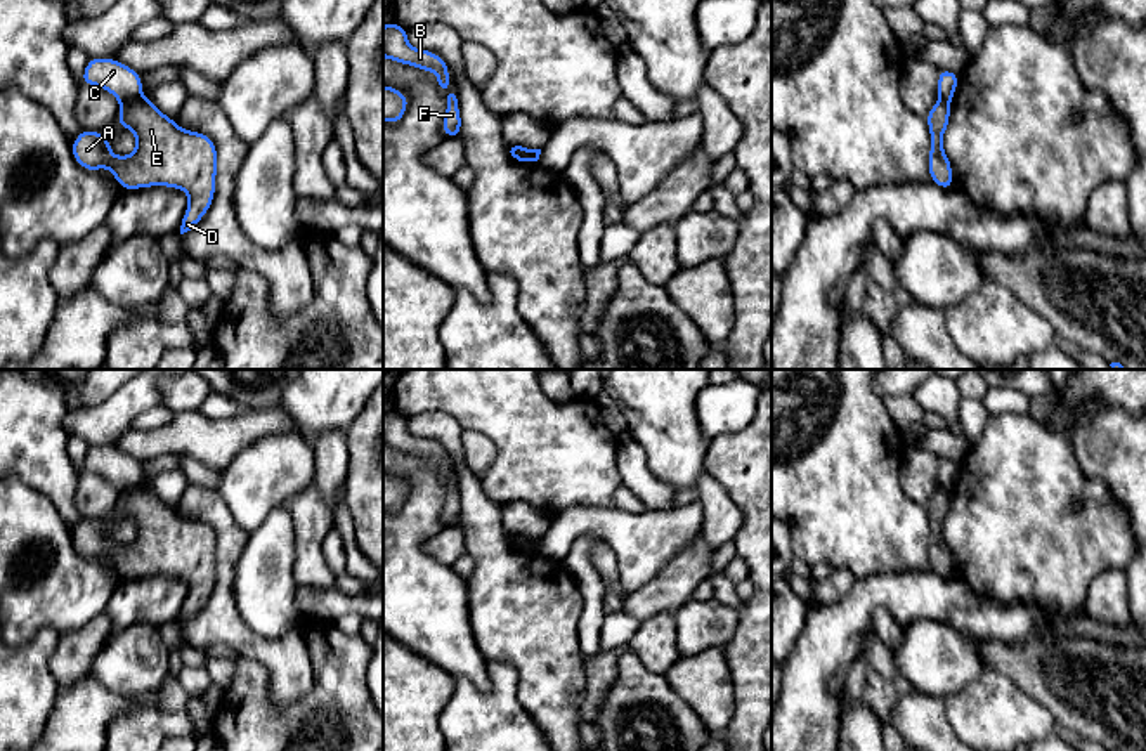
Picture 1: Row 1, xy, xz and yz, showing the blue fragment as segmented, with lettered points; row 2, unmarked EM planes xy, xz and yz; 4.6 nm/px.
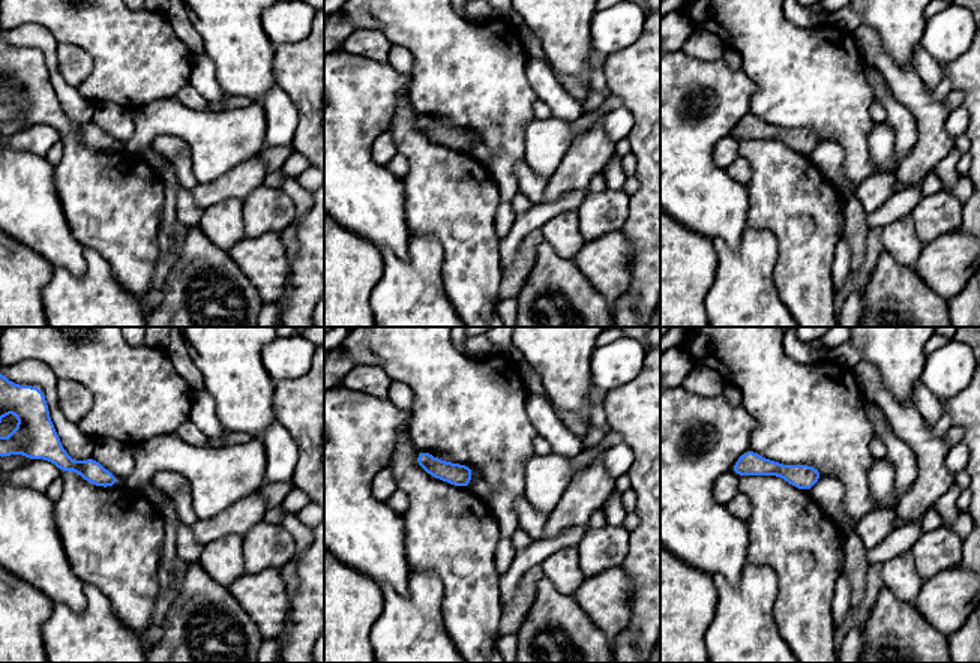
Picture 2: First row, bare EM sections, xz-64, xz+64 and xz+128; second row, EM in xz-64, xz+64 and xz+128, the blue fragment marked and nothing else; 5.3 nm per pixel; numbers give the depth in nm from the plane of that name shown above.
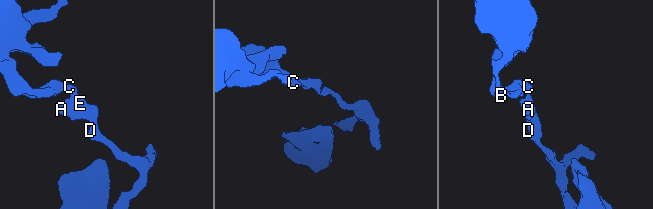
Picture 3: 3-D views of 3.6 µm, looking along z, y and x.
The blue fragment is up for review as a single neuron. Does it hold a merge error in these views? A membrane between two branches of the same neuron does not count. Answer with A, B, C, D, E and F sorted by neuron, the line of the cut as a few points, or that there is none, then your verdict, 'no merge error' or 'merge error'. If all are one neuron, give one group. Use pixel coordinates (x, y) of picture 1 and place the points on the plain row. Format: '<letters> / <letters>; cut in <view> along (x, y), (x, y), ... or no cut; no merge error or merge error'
A D E / B C F; cut in xy along (141, 484), (122, 493); merge error

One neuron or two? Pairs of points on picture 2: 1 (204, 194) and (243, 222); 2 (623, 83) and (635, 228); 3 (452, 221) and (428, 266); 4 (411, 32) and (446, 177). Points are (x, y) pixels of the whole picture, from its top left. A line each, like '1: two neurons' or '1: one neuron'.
1: two neurons
2: one neuron
3: two neurons
4: two neurons

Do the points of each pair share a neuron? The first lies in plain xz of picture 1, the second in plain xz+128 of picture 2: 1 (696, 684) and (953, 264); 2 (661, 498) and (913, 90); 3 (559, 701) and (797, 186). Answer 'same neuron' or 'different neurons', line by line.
1: same neuron
2: different neurons
3: same neuron

